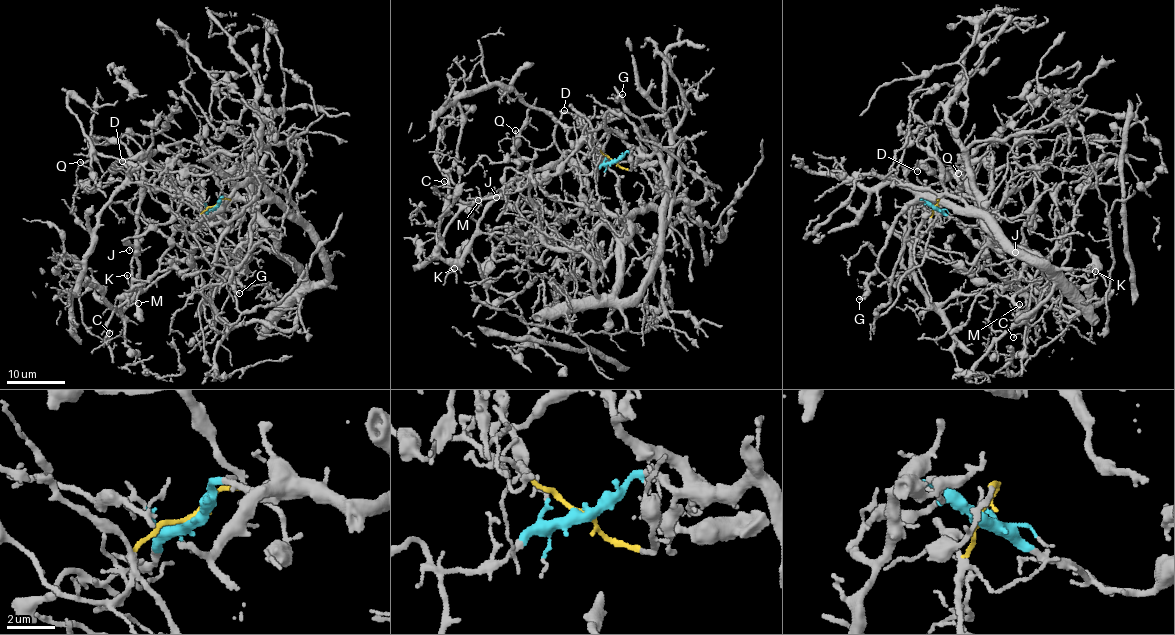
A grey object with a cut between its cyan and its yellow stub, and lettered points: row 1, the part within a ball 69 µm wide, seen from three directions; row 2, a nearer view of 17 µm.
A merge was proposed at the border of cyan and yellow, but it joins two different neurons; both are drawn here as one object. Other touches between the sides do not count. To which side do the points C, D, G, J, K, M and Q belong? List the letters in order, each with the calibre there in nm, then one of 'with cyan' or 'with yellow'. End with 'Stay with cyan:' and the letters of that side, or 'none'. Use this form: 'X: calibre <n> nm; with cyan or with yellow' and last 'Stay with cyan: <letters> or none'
C: calibre 130 nm; with yellow
D: calibre 200 nm; with yellow
G: calibre 200 nm; with cyan
J: calibre 120 nm; with yellow
K: calibre 130 nm; with yellow
M: calibre 110 nm; with yellow
Q: calibre 150 nm; with yellow
Stay with cyan: G

